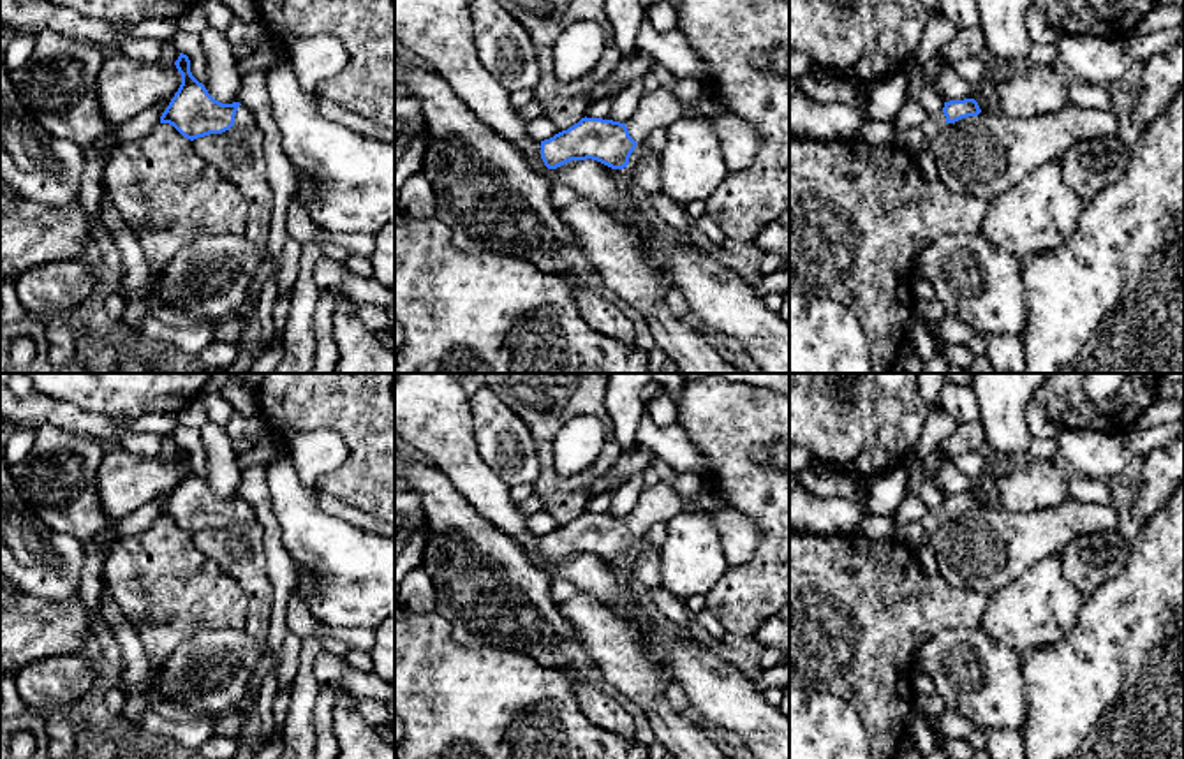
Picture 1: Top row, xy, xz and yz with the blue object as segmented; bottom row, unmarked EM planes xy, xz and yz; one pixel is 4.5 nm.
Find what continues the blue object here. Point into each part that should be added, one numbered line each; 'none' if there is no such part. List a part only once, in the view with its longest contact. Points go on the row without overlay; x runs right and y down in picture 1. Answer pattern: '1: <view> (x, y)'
1: xy (244, 513)

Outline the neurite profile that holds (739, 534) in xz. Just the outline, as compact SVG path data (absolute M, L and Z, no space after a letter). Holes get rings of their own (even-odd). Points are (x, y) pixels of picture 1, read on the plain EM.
M731 507L712 511L710 516L721 534L728 564L738 565L738 558L742 553L751 553L756 549L756 523Z

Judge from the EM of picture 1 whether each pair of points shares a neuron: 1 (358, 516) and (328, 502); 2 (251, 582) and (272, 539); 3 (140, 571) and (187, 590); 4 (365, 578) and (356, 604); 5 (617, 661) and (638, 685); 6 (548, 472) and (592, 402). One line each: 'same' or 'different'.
1: same
2: different
3: same
4: same
5: same
6: same

